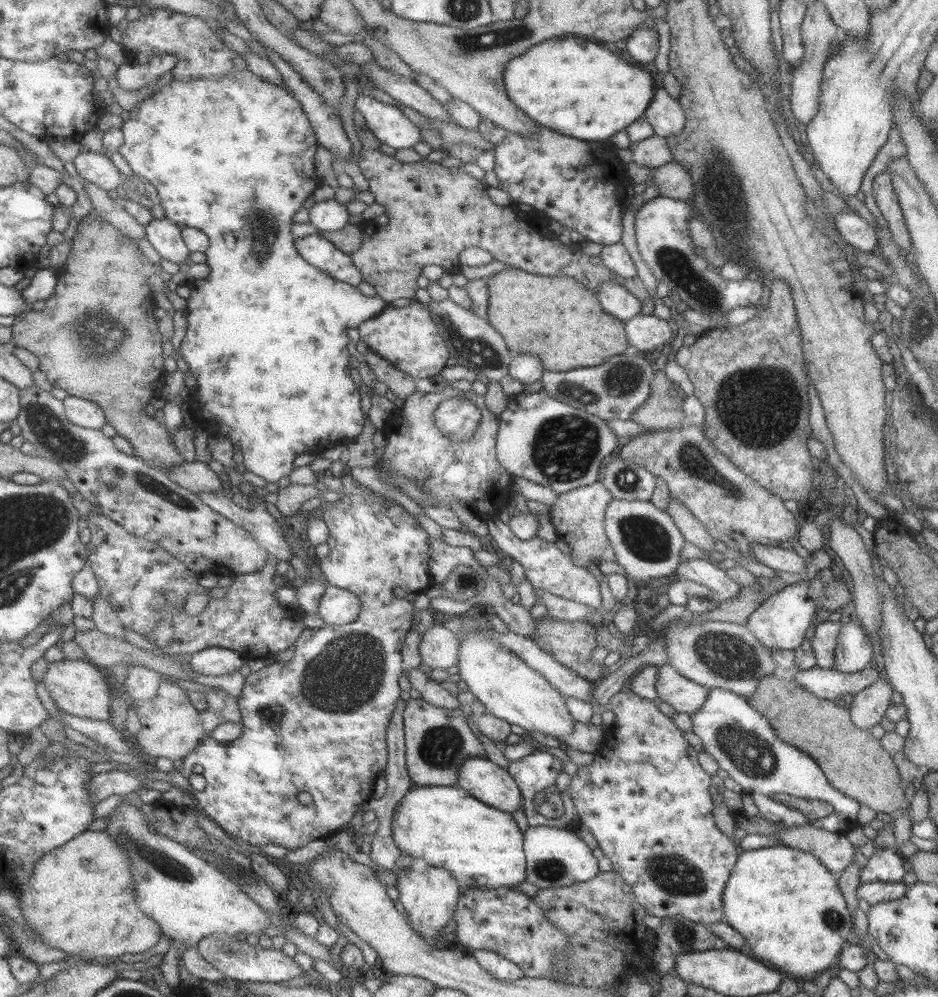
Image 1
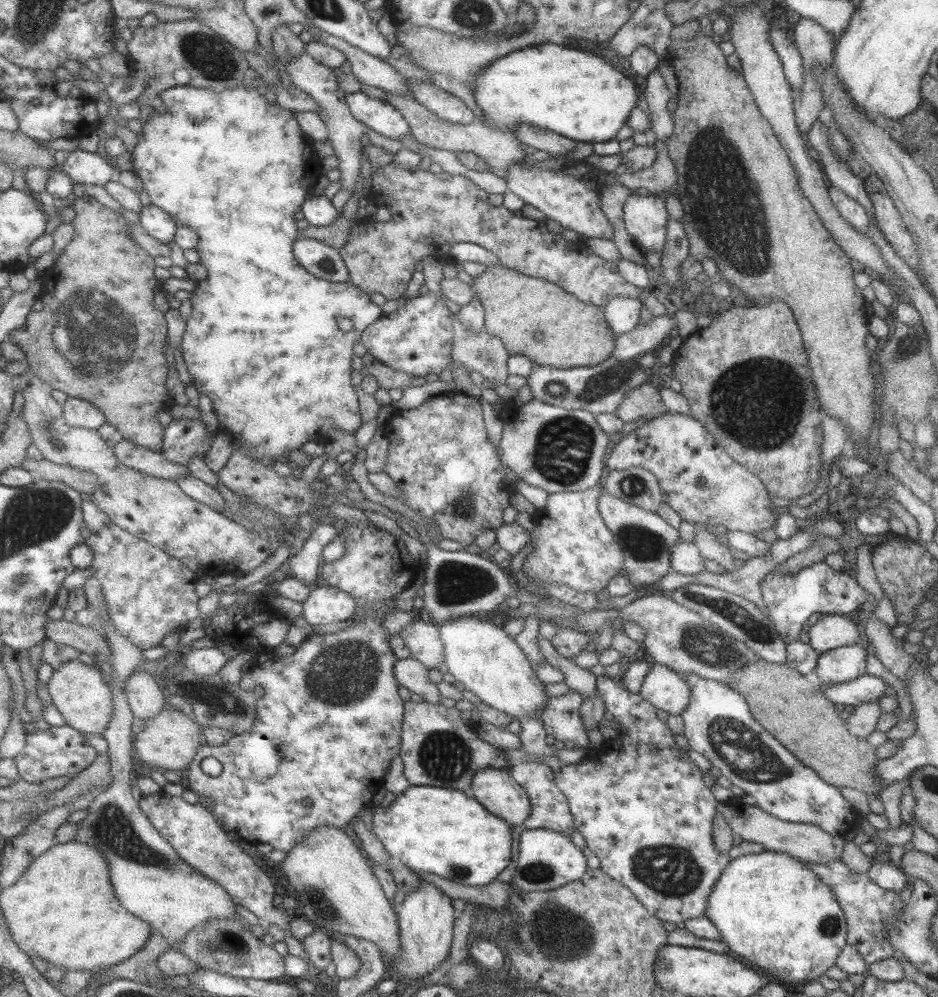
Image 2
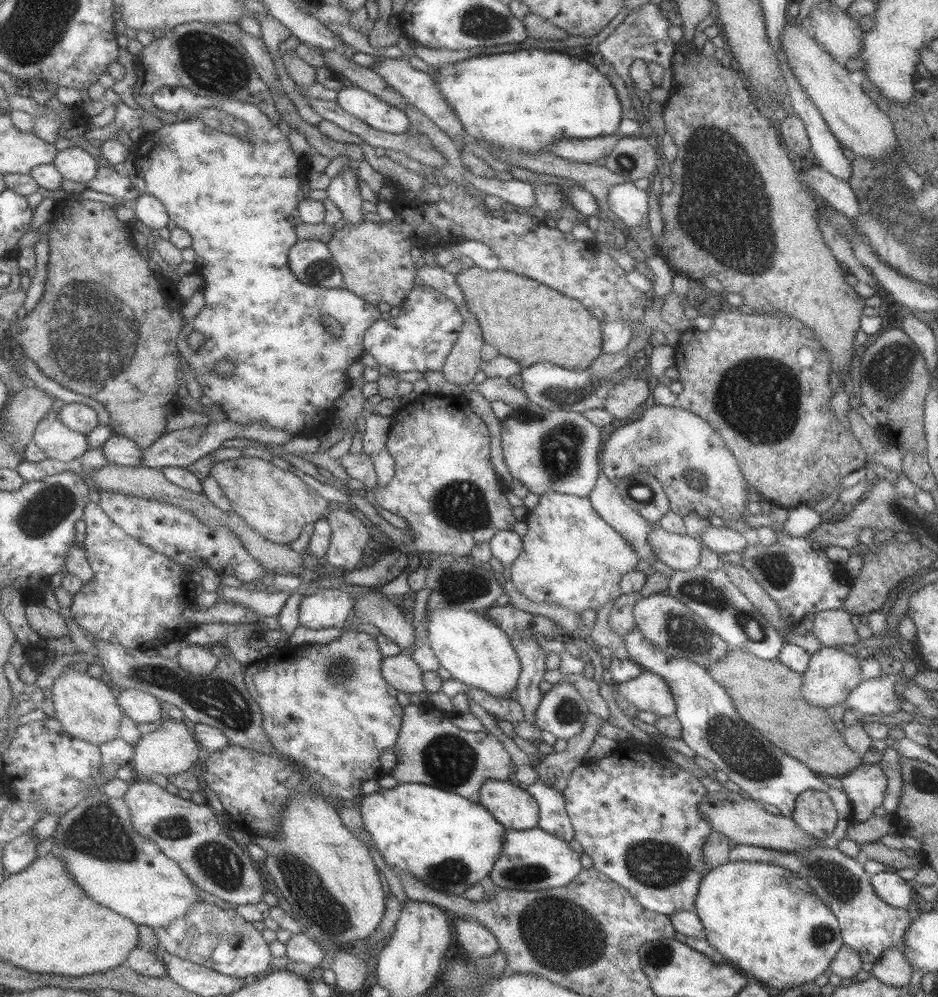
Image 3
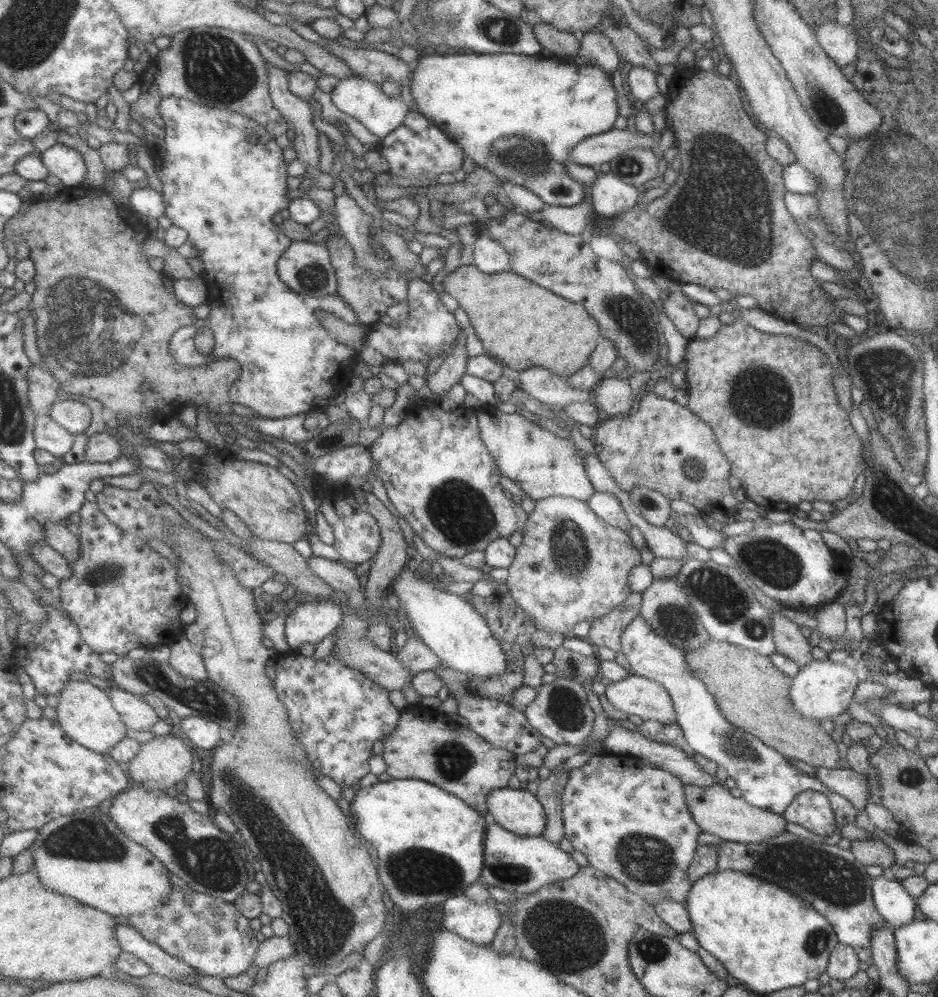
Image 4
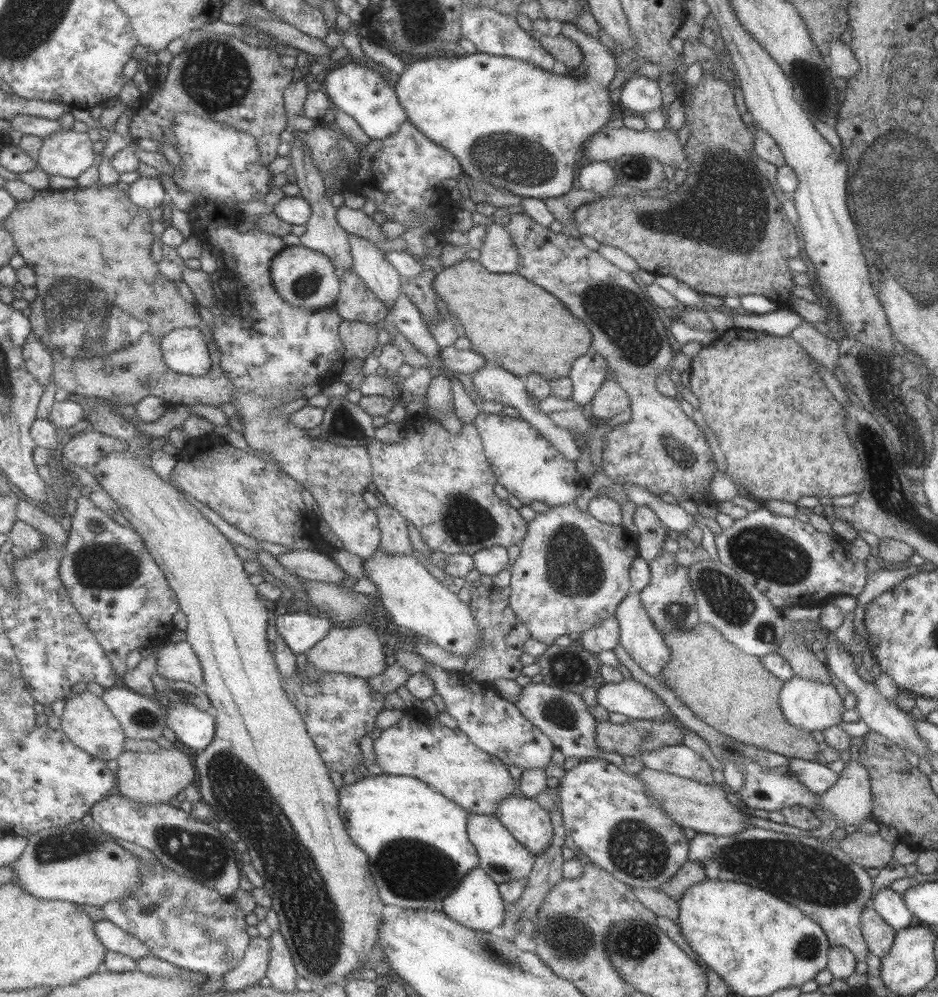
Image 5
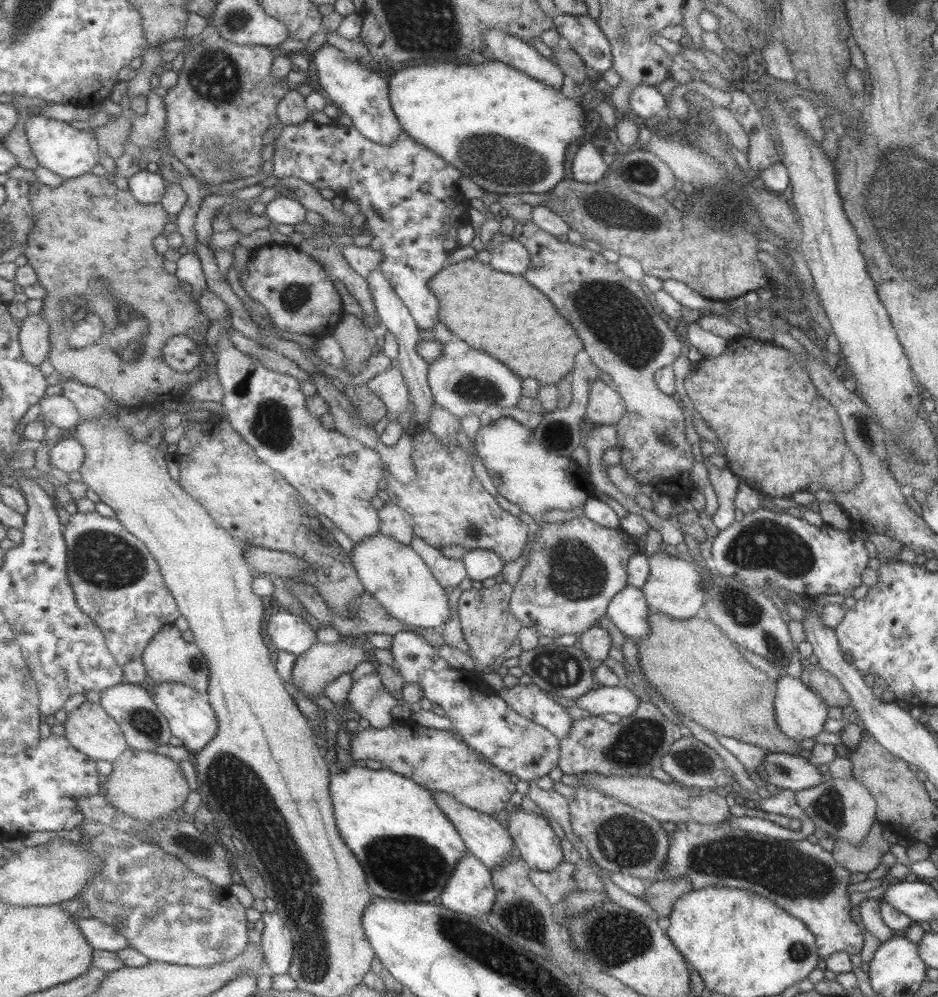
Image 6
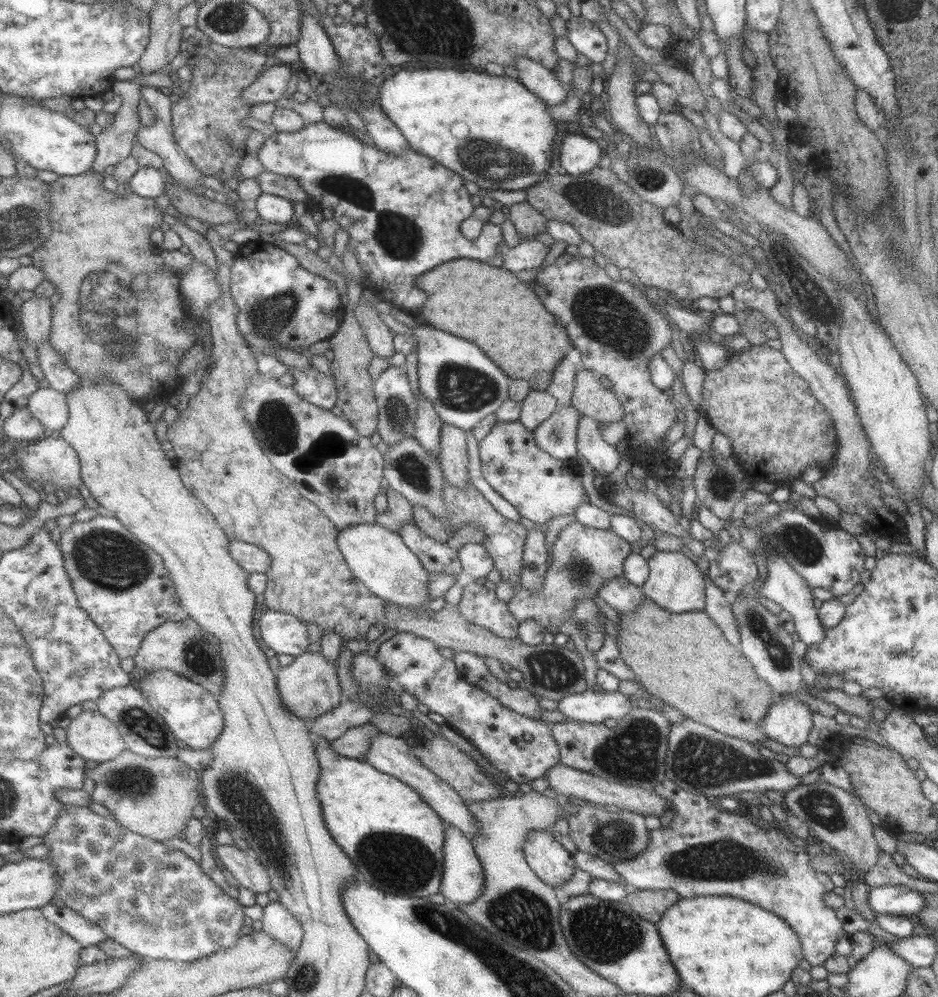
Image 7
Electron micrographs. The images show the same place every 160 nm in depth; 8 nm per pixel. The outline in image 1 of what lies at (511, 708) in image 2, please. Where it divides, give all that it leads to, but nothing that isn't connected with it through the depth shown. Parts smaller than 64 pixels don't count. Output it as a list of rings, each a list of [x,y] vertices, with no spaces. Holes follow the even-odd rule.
[[[473,630],[465,632],[460,640],[456,667],[460,680],[495,718],[520,726],[528,732],[535,730],[555,738],[573,730],[575,721],[567,711],[562,694],[541,674],[509,650],[501,648],[497,642]]]

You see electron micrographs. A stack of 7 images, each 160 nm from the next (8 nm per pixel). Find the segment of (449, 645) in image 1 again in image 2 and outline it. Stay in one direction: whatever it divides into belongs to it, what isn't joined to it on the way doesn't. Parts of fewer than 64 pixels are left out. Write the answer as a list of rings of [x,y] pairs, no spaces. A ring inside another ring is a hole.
[[[415,620],[398,632],[405,645],[411,649],[412,657],[427,668],[443,660],[443,643],[439,639],[439,626]]]

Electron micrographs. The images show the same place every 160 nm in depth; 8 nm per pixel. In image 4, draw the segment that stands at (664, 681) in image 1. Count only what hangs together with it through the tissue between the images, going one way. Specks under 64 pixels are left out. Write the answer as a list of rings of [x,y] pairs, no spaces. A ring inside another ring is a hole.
[[[628,674],[625,678],[608,682],[604,690],[607,701],[613,709],[626,715],[638,716],[643,721],[656,721],[659,723],[675,723],[675,712],[668,692],[654,680],[643,676]]]

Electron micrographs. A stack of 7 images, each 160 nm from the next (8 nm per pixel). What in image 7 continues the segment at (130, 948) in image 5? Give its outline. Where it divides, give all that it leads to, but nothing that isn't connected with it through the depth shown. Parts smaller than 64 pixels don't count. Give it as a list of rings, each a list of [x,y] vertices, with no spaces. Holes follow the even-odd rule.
[[[49,903],[40,909],[47,920],[60,926],[85,947],[98,946],[102,940],[109,939],[100,926],[93,924],[93,922],[87,920],[85,916],[72,908],[55,906],[55,904]]]

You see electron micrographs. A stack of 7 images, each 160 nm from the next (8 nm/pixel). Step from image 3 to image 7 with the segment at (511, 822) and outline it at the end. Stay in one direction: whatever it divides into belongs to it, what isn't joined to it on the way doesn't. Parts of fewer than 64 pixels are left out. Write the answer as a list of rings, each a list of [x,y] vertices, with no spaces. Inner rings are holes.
[[[532,830],[526,834],[522,852],[535,876],[551,887],[560,886],[573,876],[576,866],[572,854],[549,831]]]

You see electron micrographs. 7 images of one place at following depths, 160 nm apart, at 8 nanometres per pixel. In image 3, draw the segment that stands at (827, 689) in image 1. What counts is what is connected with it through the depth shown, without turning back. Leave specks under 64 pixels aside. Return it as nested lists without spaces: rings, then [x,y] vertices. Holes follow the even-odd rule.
[[[882,674],[877,678],[870,678],[869,680],[862,680],[849,694],[843,706],[850,709],[857,716],[875,715],[875,716],[889,716],[896,713],[900,698],[893,692],[893,685],[898,680],[894,674]]]

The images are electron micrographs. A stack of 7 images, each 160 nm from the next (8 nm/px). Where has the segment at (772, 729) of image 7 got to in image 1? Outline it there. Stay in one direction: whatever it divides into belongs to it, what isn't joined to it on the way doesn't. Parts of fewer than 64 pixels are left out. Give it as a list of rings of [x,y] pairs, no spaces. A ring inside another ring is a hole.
[[[855,619],[841,627],[834,654],[832,669],[839,672],[857,672],[877,662],[874,640]]]

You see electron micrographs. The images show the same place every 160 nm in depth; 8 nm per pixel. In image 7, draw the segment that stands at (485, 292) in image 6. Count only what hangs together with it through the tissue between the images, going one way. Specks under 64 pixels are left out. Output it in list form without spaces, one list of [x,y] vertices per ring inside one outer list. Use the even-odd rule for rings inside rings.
[[[455,259],[424,272],[415,286],[426,294],[419,312],[425,324],[473,342],[505,376],[529,383],[531,391],[546,390],[555,365],[573,348],[566,330],[549,316],[531,287],[507,268]]]

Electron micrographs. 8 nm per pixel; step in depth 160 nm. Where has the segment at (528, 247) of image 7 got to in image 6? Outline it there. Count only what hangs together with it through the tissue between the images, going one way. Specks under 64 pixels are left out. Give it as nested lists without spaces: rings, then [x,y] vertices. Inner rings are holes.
[[[515,240],[501,242],[489,250],[489,266],[495,270],[520,276],[529,266],[530,254],[528,250]]]

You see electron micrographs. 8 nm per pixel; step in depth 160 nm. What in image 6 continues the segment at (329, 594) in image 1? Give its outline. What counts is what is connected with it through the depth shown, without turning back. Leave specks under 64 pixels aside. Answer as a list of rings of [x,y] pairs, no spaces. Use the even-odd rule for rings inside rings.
[[[279,608],[278,613],[270,616],[268,634],[278,651],[286,651],[297,656],[308,652],[317,641],[317,634],[311,624],[303,616],[295,616],[291,612]]]

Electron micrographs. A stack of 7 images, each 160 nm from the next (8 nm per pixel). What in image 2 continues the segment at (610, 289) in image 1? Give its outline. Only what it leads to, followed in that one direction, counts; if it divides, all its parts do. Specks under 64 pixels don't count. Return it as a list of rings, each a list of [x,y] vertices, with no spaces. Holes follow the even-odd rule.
[[[614,296],[604,306],[604,317],[615,338],[627,334],[639,322],[641,302],[626,296]]]

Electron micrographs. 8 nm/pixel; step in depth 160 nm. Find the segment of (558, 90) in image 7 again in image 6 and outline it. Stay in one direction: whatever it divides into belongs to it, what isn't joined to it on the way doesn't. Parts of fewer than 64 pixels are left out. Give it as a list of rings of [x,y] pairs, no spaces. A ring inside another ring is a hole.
[[[496,28],[484,30],[484,44],[495,60],[524,72],[537,83],[557,91],[561,89],[565,78],[562,70],[553,61],[539,55],[531,44]]]

